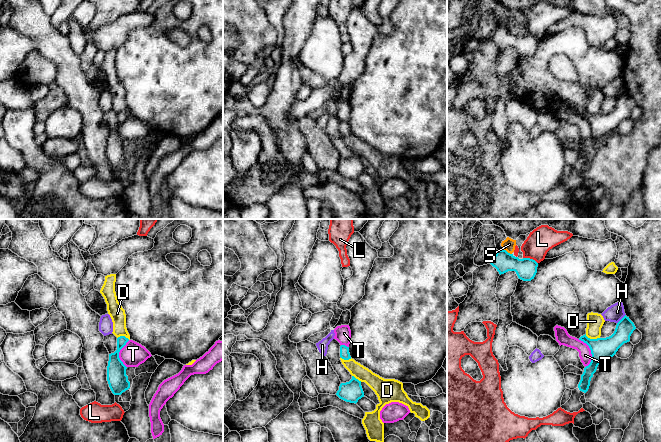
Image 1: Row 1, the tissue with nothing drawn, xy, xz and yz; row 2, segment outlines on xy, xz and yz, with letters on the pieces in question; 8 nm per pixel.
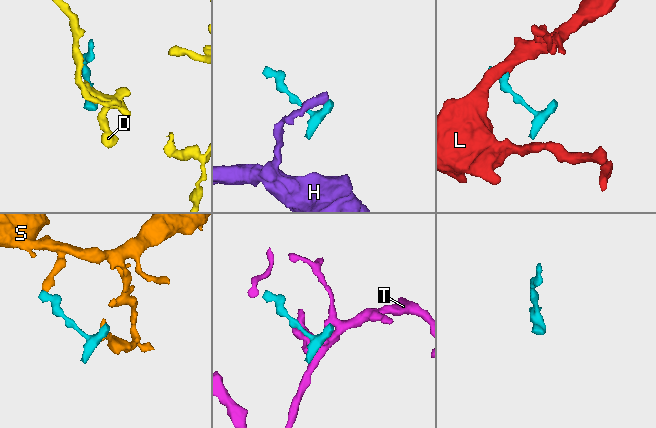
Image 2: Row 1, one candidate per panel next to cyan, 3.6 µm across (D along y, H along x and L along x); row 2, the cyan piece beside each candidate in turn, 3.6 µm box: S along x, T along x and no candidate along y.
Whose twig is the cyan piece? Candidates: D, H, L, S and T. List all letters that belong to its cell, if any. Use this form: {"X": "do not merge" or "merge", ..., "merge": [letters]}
{"D": "do not merge", "H": "do not merge", "L": "do not merge", "S": "do not merge", "T": "do not merge", "merge": []}

